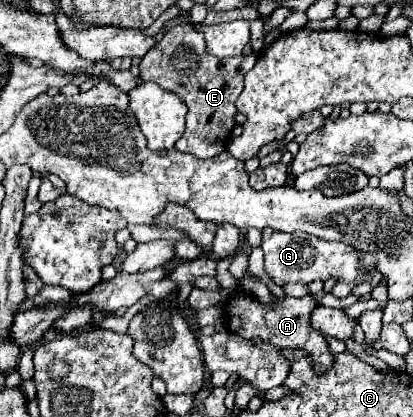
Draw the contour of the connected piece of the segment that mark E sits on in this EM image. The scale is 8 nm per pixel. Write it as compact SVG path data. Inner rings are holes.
M181 23L171 27L161 41L153 49L141 57L139 71L143 81L155 81L163 89L179 95L185 101L189 115L187 115L187 129L183 137L175 143L175 149L181 153L191 153L199 159L209 159L221 151L213 151L229 143L231 129L235 125L235 99L243 89L243 77L247 71L253 69L257 61L255 53L239 55L239 57L211 57L207 53L207 43L203 33L195 29L191 23Z

